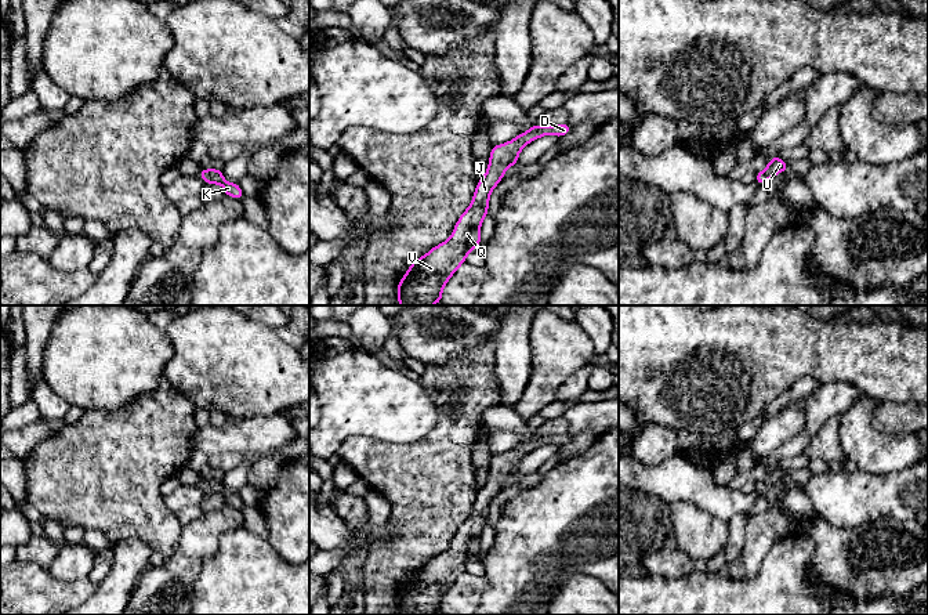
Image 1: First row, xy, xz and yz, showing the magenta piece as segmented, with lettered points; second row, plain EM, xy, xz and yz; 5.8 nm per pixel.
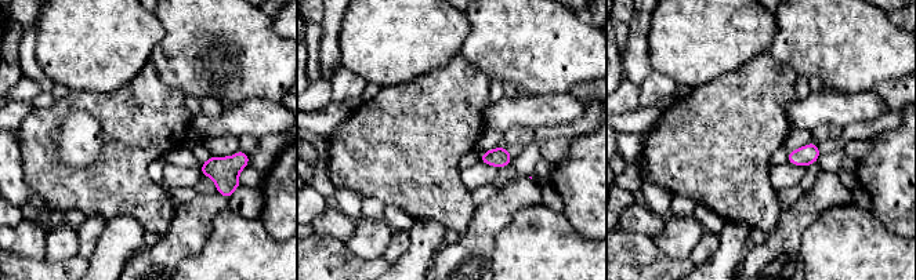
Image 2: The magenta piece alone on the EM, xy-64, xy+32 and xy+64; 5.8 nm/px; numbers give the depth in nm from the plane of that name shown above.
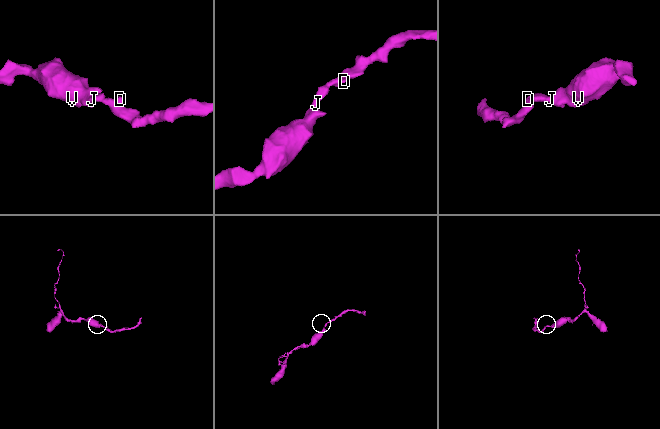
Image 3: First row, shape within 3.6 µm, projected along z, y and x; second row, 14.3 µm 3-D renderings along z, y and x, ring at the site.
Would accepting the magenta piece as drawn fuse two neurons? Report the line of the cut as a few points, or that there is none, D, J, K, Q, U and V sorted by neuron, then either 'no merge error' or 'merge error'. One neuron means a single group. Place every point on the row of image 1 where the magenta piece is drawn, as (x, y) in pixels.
cut none; groups D J K Q U V; no merge error

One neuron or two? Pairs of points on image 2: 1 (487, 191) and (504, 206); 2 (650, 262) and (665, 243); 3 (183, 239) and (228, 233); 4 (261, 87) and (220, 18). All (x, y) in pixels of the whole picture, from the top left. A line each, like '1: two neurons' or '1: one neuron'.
1: two neurons
2: two neurons
3: two neurons
4: one neuron

